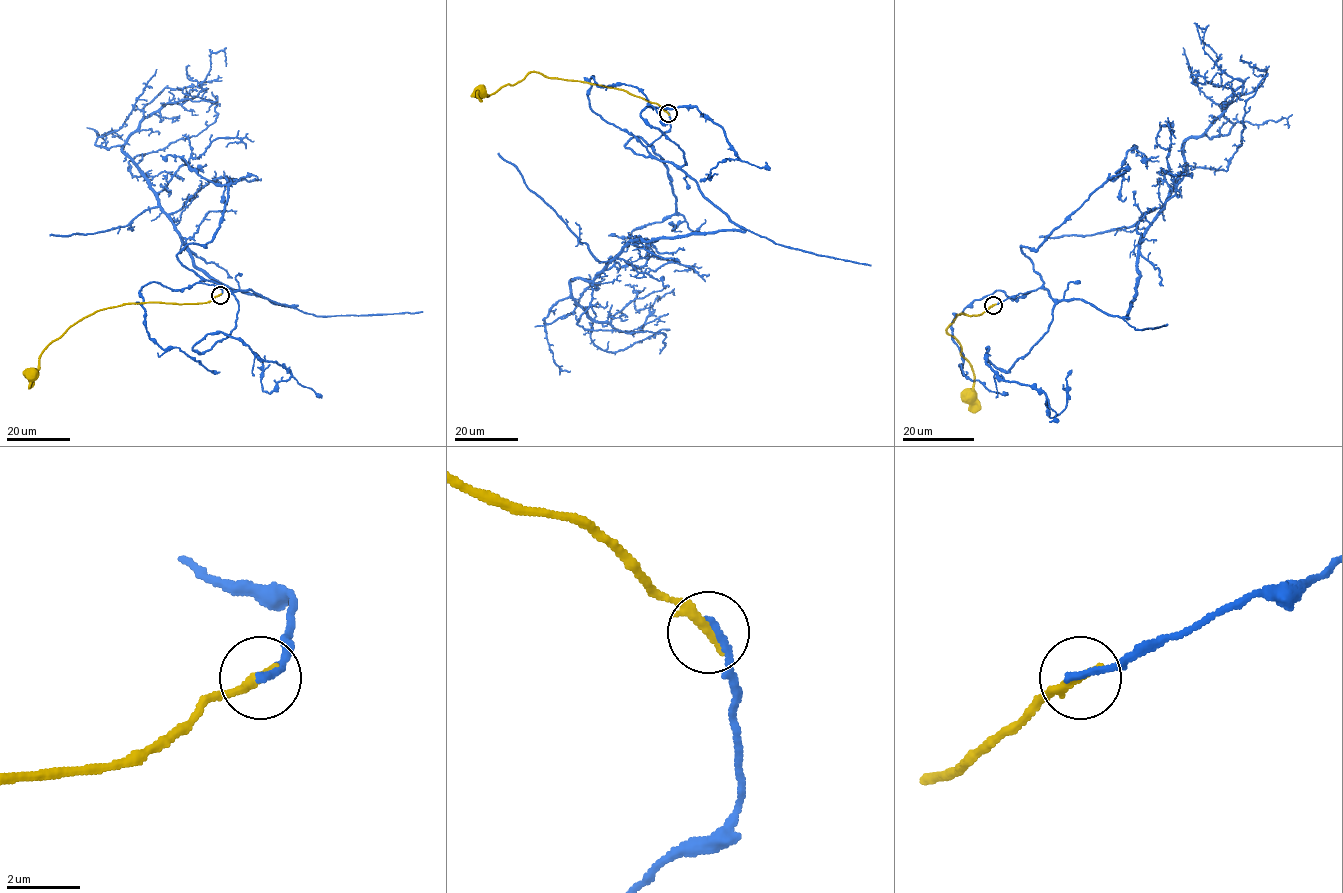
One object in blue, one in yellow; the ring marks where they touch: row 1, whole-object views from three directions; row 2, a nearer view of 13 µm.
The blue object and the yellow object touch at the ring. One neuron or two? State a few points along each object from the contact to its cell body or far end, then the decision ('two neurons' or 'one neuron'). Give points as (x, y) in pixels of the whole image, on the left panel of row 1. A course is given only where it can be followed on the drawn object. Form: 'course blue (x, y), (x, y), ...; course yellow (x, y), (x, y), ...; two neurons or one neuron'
course blue (220, 295), (198, 282), (296, 305), (196, 266), (123, 146), (145, 118), (198, 94), (212, 53), (225, 66); course yellow (220, 295), (207, 303), (123, 303), (97, 310), (53, 341), (40, 357), (38, 371), (31, 375); two neurons

